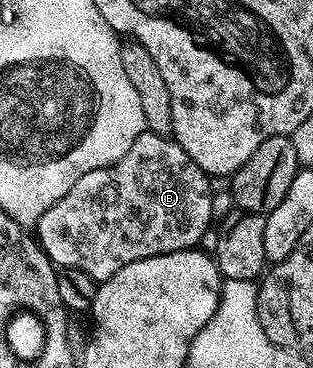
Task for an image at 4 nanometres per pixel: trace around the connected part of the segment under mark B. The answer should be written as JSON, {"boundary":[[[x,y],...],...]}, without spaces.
{"boundary":[[[146,130],[143,134],[139,134],[139,138],[135,138],[135,142],[131,142],[131,150],[127,150],[127,154],[123,154],[123,158],[119,158],[119,162],[115,162],[109,168],[96,168],[91,170],[91,174],[83,174],[83,178],[79,178],[79,182],[75,182],[75,186],[71,186],[71,190],[67,190],[67,194],[63,194],[63,198],[59,198],[59,202],[55,202],[55,206],[51,206],[51,210],[47,210],[47,214],[39,217],[35,225],[35,239],[47,254],[50,262],[58,269],[77,269],[83,274],[89,275],[92,280],[100,282],[111,278],[111,274],[115,274],[115,270],[123,270],[123,266],[127,266],[131,262],[139,262],[143,258],[151,258],[159,254],[171,254],[179,250],[197,248],[200,245],[200,240],[205,236],[205,231],[209,228],[209,223],[214,223],[215,220],[212,212],[214,189],[210,177],[206,176],[205,171],[189,157],[187,150],[183,150],[183,146],[179,146],[177,141],[170,137],[160,136]]]}

